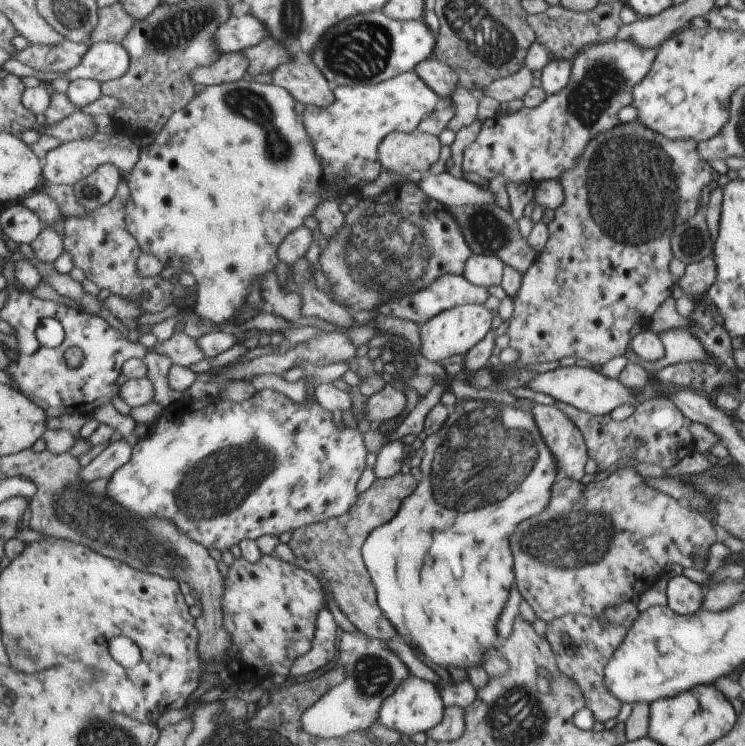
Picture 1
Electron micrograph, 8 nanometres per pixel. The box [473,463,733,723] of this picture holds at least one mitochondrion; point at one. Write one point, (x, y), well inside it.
(564, 542)

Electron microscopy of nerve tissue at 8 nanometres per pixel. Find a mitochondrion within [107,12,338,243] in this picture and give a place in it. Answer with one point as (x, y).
(247, 104)

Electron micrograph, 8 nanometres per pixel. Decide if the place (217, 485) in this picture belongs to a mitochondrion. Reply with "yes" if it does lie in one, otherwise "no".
yes

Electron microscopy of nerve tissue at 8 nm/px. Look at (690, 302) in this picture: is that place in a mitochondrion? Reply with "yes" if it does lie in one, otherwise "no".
no

